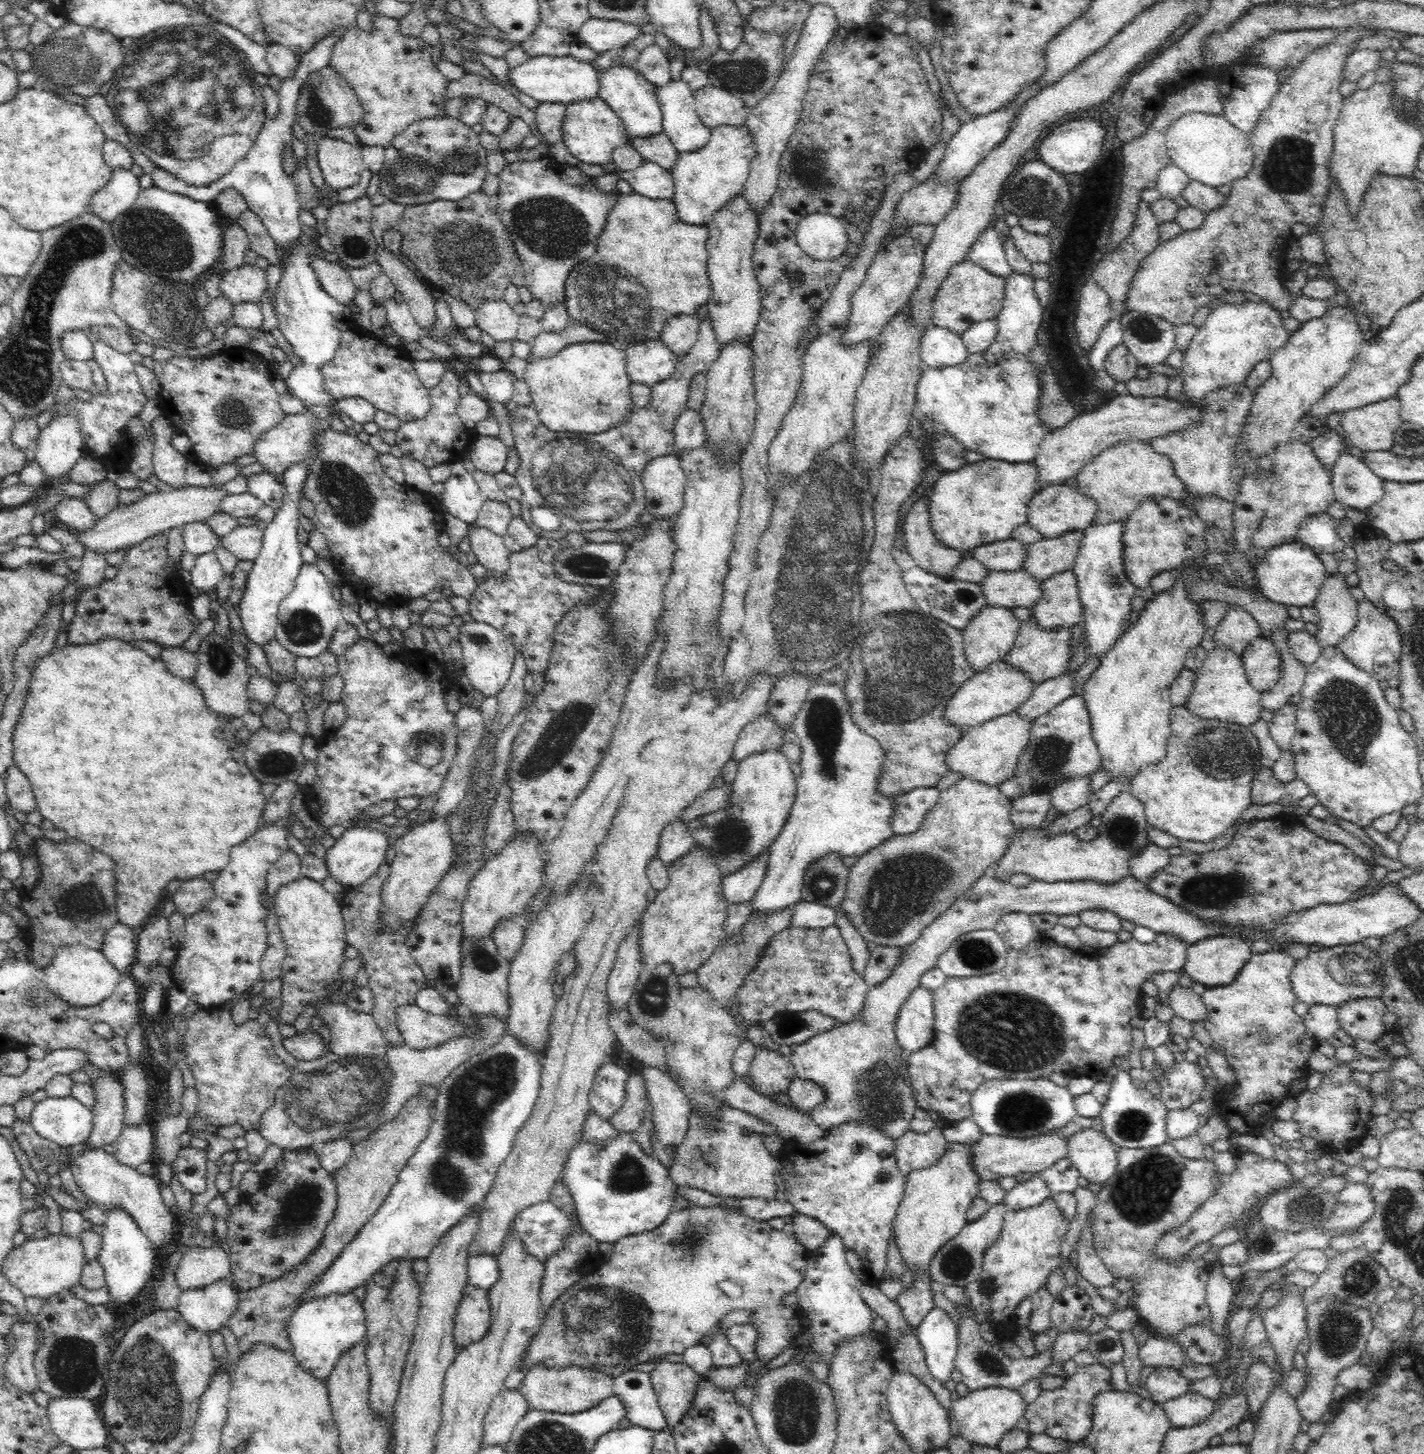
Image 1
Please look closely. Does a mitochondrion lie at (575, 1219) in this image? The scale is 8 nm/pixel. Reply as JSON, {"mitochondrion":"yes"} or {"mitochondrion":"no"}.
{"mitochondrion":"no"}

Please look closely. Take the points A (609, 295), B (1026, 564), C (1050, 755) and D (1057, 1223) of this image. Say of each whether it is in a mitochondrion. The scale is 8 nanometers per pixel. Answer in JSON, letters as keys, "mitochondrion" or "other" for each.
{"A":"mitochondrion","B":"other","C":"mitochondrion","D":"other"}

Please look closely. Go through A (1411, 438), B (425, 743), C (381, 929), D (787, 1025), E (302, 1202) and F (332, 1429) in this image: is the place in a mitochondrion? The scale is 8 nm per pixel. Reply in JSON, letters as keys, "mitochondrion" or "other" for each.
{"A":"mitochondrion","B":"mitochondrion","C":"other","D":"mitochondrion","E":"mitochondrion","F":"other"}

